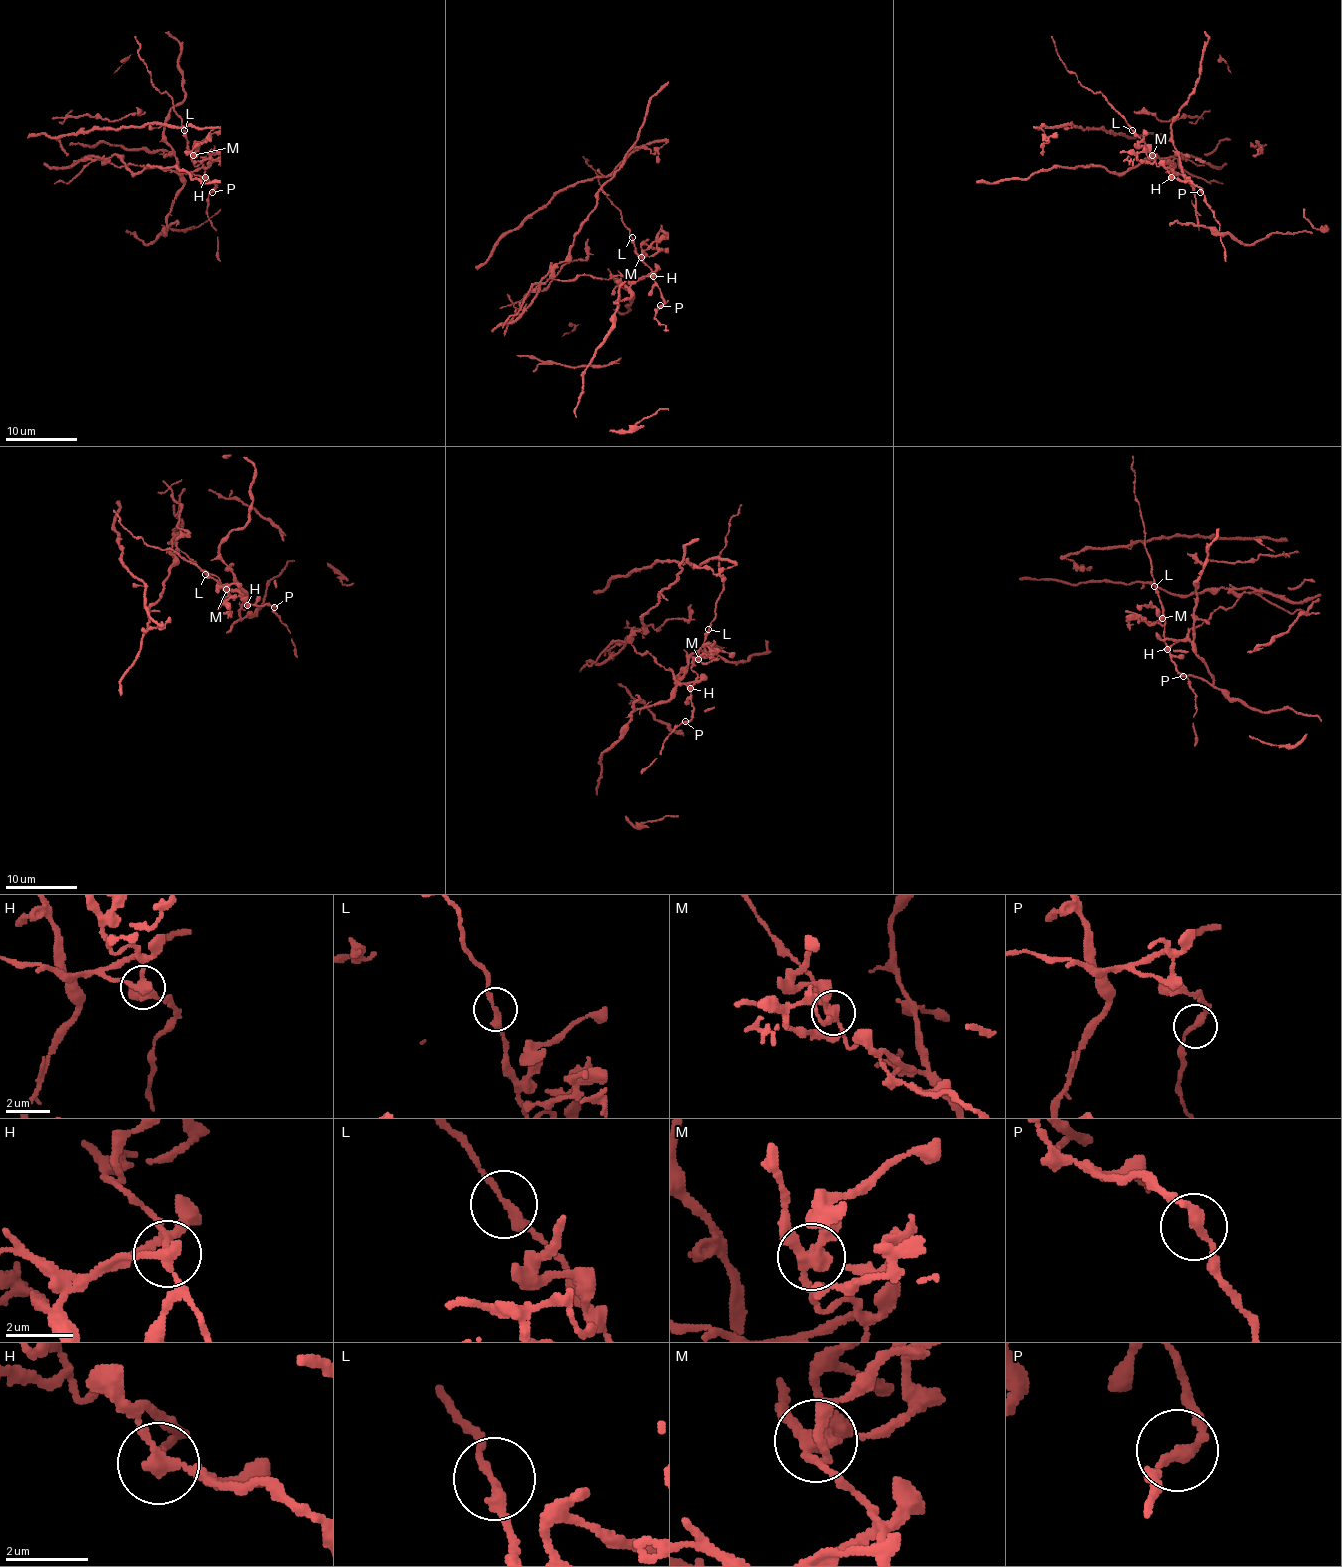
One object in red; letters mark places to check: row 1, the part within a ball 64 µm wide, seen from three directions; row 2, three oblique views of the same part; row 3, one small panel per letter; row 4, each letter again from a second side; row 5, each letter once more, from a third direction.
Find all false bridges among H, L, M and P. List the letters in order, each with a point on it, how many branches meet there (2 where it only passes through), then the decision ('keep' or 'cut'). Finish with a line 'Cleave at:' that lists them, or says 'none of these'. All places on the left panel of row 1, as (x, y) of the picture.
H: place (205, 177); branches 3; cut
L: place (184, 130); branches 2; keep
M: place (193, 155); branches 3; cut
P: place (212, 192); branches 2; keep
Cleave at: H, M

